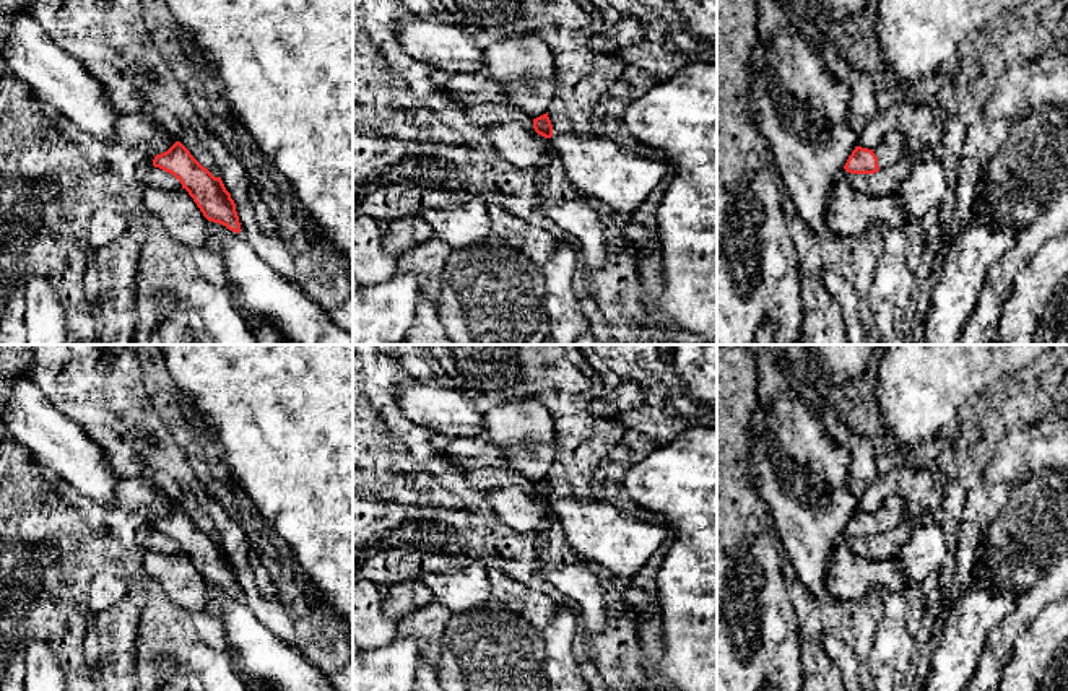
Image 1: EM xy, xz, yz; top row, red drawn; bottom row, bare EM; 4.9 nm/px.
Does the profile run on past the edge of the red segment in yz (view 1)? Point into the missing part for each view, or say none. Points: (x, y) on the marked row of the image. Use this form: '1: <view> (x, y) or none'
1: yz (891, 150)

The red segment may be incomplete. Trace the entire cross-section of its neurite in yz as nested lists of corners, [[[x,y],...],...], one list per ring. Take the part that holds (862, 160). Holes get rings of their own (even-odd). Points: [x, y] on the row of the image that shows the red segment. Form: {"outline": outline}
{"outline": [[[896,130],[884,135],[875,150],[855,146],[844,169],[850,174],[875,174],[899,163],[905,156],[905,151],[905,138]]]}

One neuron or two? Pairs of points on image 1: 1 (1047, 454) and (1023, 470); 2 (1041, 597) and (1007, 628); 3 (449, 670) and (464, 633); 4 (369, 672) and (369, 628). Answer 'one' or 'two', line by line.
1: one
2: one
3: one
4: two

